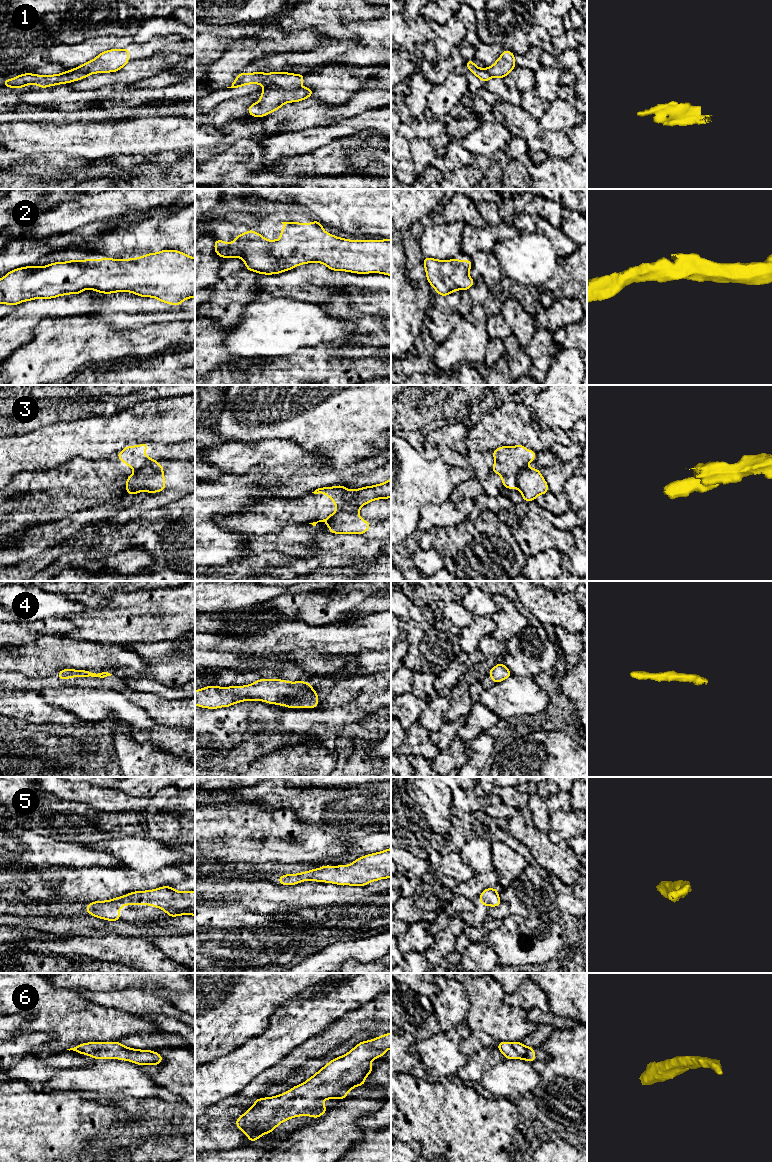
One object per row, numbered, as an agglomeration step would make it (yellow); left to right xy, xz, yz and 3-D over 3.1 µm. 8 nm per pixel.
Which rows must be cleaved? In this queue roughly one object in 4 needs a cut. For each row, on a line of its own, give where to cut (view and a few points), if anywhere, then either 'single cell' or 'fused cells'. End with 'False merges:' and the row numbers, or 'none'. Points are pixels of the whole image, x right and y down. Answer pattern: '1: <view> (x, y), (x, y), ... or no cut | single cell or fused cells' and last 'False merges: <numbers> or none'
1: no cut | single cell
2: no cut | single cell
3: xz (357, 511), (337, 511), (324, 521) | fused cells
4: no cut | single cell
5: no cut | single cell
6: no cut | single cell
False merges: 3

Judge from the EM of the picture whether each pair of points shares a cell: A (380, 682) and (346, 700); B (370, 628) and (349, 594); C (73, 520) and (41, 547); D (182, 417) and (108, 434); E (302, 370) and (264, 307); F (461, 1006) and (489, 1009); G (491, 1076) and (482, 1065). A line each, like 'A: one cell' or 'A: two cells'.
A: one cell
B: two cells
C: one cell
D: one cell
E: two cells
F: two cells
G: two cells

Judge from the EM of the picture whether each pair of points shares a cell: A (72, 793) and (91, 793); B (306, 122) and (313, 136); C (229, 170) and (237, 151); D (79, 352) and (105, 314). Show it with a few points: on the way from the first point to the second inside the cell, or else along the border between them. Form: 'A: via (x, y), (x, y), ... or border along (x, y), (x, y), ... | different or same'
A: border along (89, 787), (79, 791), (76, 800) | different
B: border along (332, 123), (286, 132) | different
C: via (229, 165), (234, 156) | same
D: border along (86, 315), (122, 330) | different

